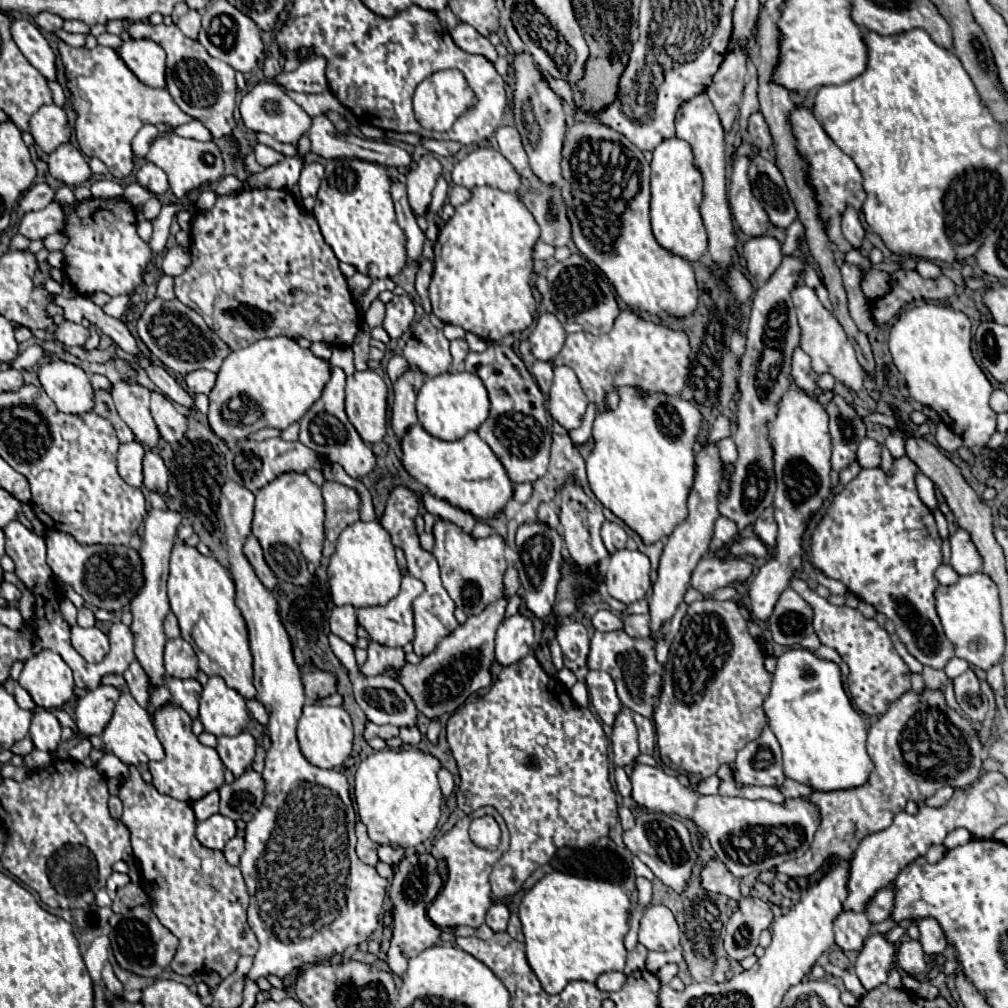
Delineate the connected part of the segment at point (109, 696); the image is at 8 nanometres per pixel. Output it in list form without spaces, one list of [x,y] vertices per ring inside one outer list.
[[[100,684],[94,690],[88,690],[76,704],[76,724],[82,738],[92,734],[100,736],[112,718],[114,704],[120,698],[120,690],[114,686]]]

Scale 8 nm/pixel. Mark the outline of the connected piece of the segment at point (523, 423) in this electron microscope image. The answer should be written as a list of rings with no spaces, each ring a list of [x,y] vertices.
[[[488,344],[484,352],[468,352],[464,370],[476,374],[484,382],[490,396],[490,416],[476,430],[478,436],[504,464],[512,482],[536,482],[548,468],[552,434],[548,432],[544,396],[534,376],[528,372],[520,356],[502,344]]]

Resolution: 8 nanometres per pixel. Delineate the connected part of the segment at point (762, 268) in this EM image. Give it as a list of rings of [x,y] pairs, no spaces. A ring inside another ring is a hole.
[[[772,236],[750,238],[744,244],[744,258],[748,262],[750,276],[758,284],[764,284],[776,272],[776,268],[782,262],[780,242],[776,238],[772,238]]]

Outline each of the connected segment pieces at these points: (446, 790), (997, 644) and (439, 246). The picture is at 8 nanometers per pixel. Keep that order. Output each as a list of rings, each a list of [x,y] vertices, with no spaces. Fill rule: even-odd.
[[[442,768],[438,772],[438,782],[440,782],[440,788],[442,788],[444,798],[448,798],[452,794],[452,790],[454,790],[454,780],[452,780],[452,774],[446,768]]]
[[[976,572],[972,576],[960,576],[960,580],[948,588],[938,588],[936,612],[942,620],[948,640],[954,644],[954,652],[958,658],[984,672],[1002,660],[1004,628],[1000,618],[998,588],[992,578]]]
[[[480,186],[472,190],[472,200],[456,206],[454,216],[438,232],[434,244],[434,272],[430,280],[430,302],[432,312],[444,322],[464,328],[486,342],[502,340],[512,332],[522,332],[534,322],[536,300],[532,296],[532,248],[540,238],[540,228],[522,200],[510,192],[500,192],[496,188]]]

